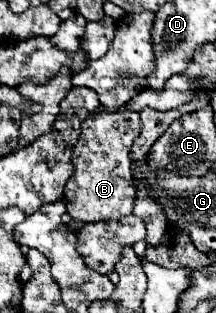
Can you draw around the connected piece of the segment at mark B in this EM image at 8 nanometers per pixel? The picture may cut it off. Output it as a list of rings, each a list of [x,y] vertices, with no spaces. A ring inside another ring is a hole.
[[[94,112],[82,122],[82,134],[74,146],[72,162],[76,166],[74,176],[64,188],[64,202],[68,214],[80,222],[100,222],[132,214],[136,200],[136,186],[130,170],[130,148],[140,134],[142,122],[138,112]]]

